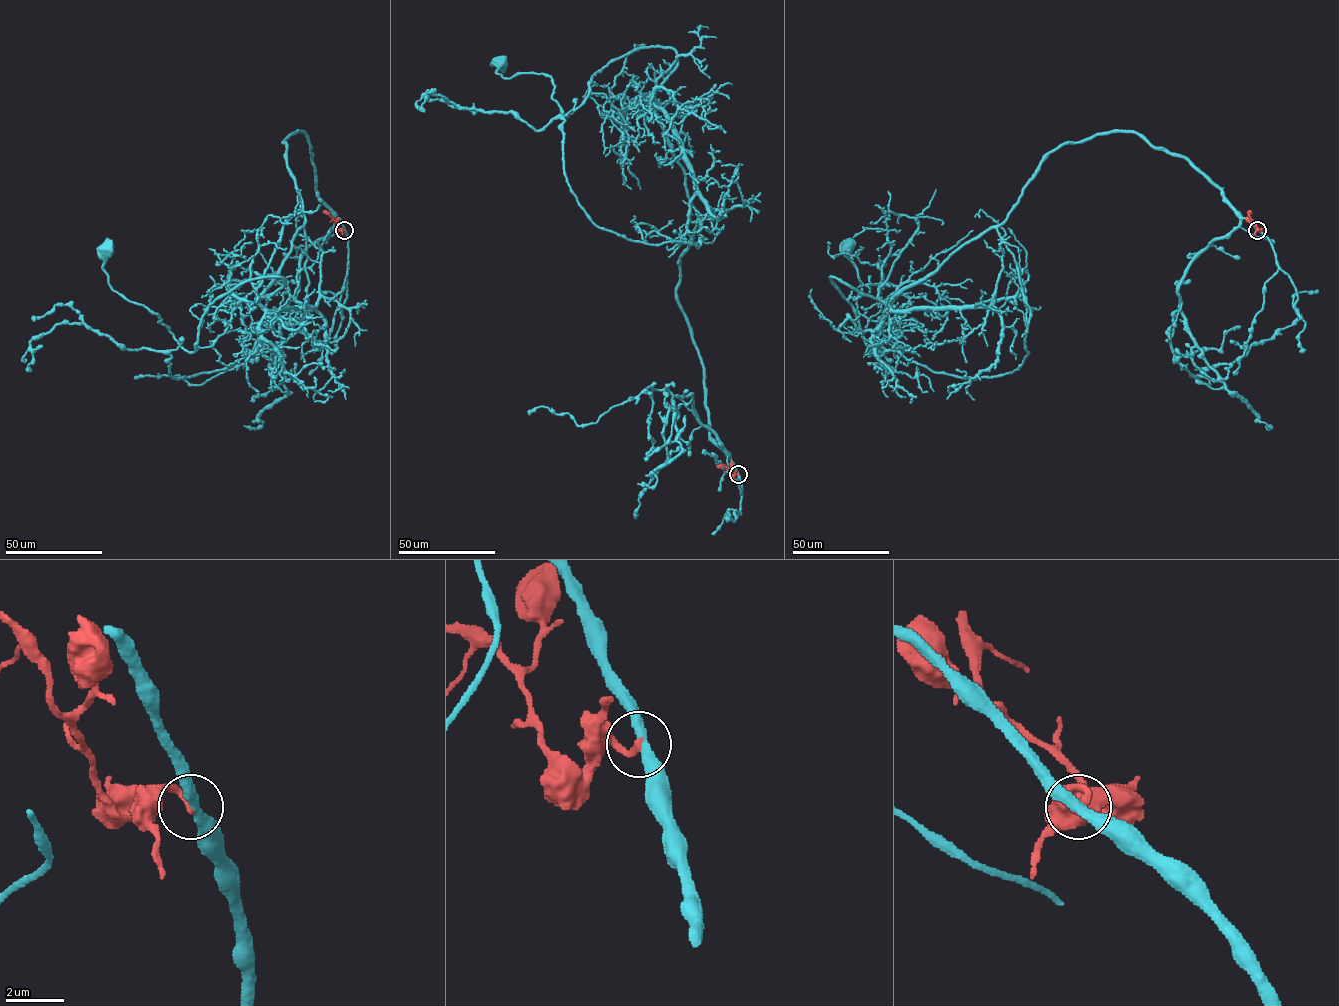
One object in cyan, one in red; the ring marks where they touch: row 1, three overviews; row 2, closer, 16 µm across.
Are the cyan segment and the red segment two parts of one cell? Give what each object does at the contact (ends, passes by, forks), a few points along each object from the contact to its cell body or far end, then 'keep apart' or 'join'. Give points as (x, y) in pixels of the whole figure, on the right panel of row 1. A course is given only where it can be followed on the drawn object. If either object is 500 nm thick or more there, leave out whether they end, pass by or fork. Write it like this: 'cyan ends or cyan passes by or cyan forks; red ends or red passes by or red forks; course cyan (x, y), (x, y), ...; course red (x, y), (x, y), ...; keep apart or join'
cyan passes by; red ends; course cyan (1258, 230), (1136, 133), (1059, 145), (997, 228), (1028, 354), (973, 378), (910, 362), (858, 312), (847, 245); course red (1258, 230), (1251, 222), (1250, 211); keep apart

